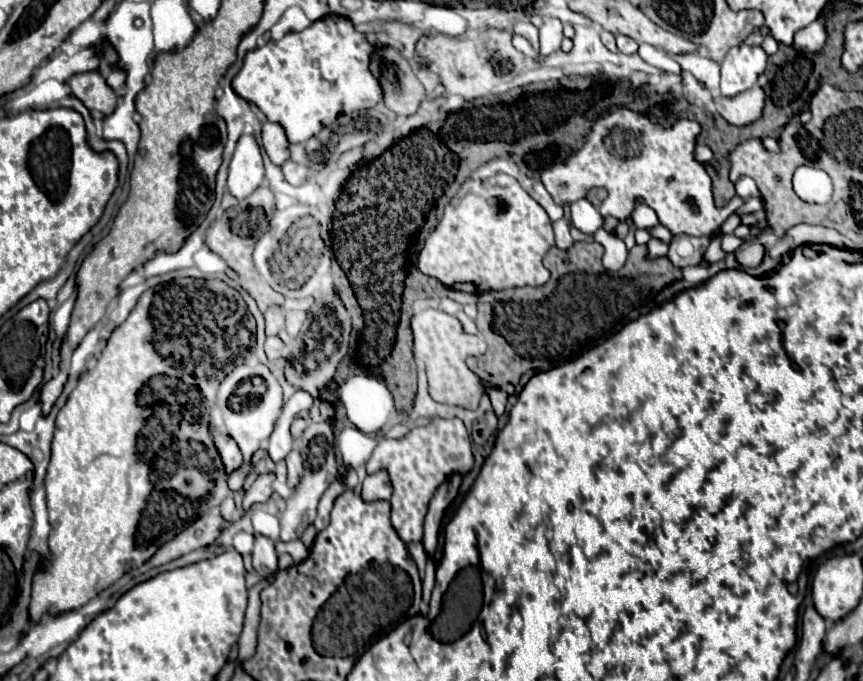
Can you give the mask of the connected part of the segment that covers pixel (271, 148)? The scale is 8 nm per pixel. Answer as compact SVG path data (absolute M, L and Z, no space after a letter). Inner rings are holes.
M274 122L262 124L262 146L270 156L272 164L280 166L284 160L288 160L288 140L280 124L274 124Z

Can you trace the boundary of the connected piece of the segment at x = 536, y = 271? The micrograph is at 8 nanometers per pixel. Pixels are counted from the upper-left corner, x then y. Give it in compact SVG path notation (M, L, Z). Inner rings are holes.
M498 174L486 180L468 180L462 184L458 196L454 196L446 206L444 216L434 232L424 240L414 266L432 278L438 278L444 286L470 294L482 294L490 290L498 292L518 286L542 286L550 280L550 272L542 266L542 258L552 246L552 222L544 208L530 198L518 180Z

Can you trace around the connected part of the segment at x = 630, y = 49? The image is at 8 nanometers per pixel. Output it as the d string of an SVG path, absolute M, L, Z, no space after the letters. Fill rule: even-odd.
M616 36L616 44L618 44L618 50L622 52L622 54L634 54L634 52L638 52L638 42L636 40L632 40L632 38L628 38L628 36Z

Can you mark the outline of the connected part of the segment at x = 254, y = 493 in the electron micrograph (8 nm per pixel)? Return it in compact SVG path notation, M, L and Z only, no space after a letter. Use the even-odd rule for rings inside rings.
M266 472L266 474L260 474L254 484L246 490L246 496L244 496L244 510L248 510L254 502L266 502L270 498L270 492L272 492L272 484L274 484L276 476L272 472Z

